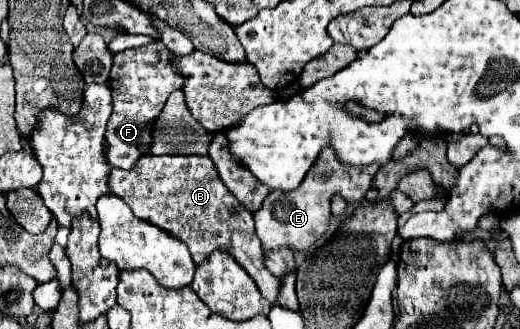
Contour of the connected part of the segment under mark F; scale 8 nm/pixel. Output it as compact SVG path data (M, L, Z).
M154 41L150 45L142 45L136 49L126 49L114 55L114 65L110 73L110 89L114 111L108 119L106 143L108 143L108 161L112 167L130 171L138 157L150 153L152 145L152 129L158 119L168 95L176 89L184 87L182 73L172 65L174 53L166 49L162 41Z

